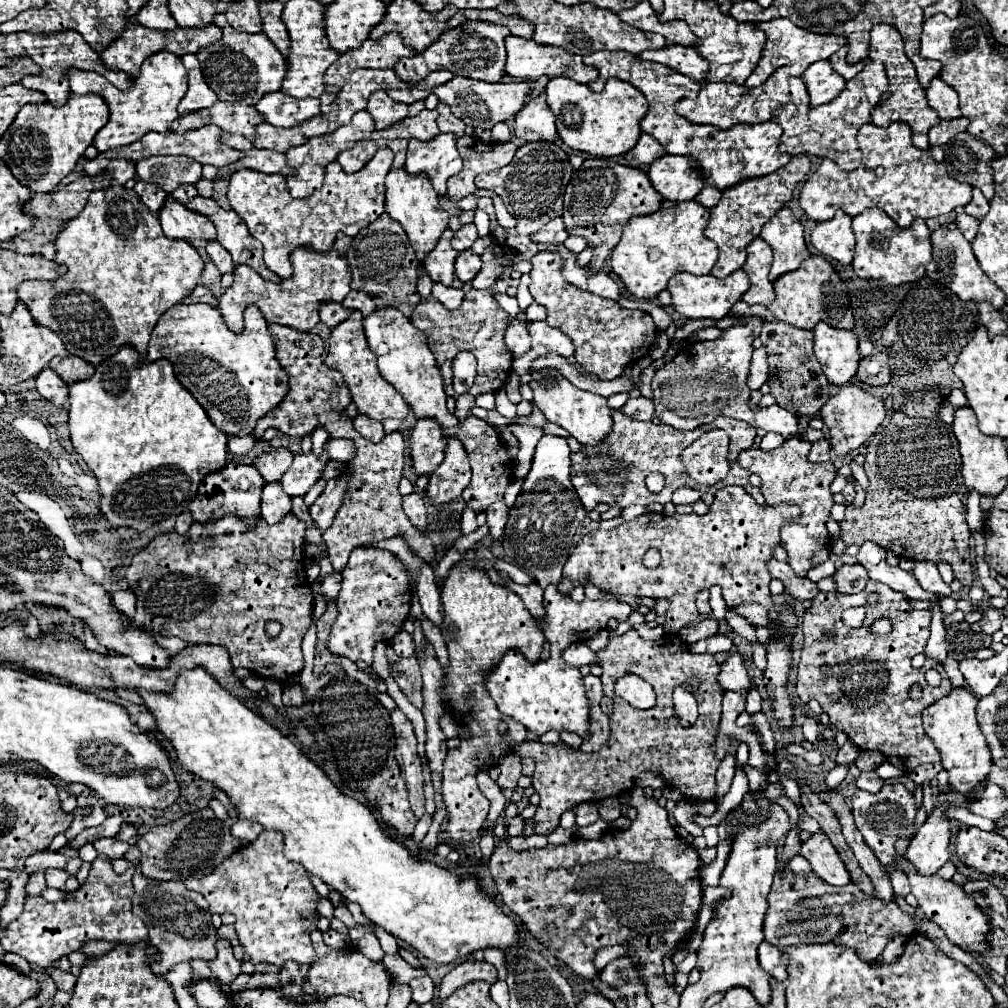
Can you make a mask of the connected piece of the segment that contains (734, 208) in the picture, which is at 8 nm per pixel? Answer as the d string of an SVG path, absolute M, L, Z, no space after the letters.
M797 155L791 157L791 161L777 169L775 173L763 175L763 177L753 177L753 179L743 179L733 187L727 187L719 199L719 203L711 209L711 219L709 225L705 227L705 237L717 243L719 247L719 259L713 267L715 277L727 277L729 273L737 271L745 263L745 247L755 239L761 231L761 227L767 223L769 217L777 213L789 199L799 181L805 181L805 177L811 171L811 161L807 155Z

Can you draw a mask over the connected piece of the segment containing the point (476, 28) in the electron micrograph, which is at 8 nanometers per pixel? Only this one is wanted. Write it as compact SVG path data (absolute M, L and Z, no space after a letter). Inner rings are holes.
M459 9L459 17L477 19L477 21L465 21L459 27L447 29L425 51L417 53L413 57L403 57L401 61L397 61L397 65L393 69L405 83L419 83L421 79L425 79L427 73L437 71L437 69L449 69L461 77L497 83L505 75L503 39L509 35L509 29L513 35L519 35L525 39L531 39L531 35L533 35L533 25L527 19L521 19L519 15L503 15L497 9ZM495 23L499 23L499 25L495 25ZM501 25L505 25L505 27L501 27Z

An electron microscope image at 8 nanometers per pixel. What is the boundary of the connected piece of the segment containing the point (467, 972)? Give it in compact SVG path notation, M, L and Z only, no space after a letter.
M463 961L461 965L453 967L441 981L439 985L439 997L435 999L437 1005L441 1005L453 991L457 991L459 987L471 983L471 981L487 981L487 983L495 983L497 981L497 971L493 965L489 965L487 961Z

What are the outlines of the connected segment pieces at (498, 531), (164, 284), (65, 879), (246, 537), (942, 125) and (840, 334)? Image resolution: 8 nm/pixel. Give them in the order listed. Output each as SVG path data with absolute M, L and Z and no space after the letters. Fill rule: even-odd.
M501 499L495 505L491 505L485 513L487 513L487 525L489 525L489 531L491 531L491 537L495 537L495 539L501 537L503 535L503 529L505 529L505 523L507 523L509 507Z
M111 185L107 189L93 191L85 209L77 217L65 221L53 243L57 247L55 261L63 263L67 273L55 281L23 281L17 287L17 295L29 307L39 325L53 329L63 339L71 355L77 355L91 365L101 363L105 357L113 355L117 347L127 343L145 357L149 335L157 319L191 293L199 283L203 269L203 259L197 249L185 239L165 237L157 213L151 213L145 203L137 199L137 193L133 189L125 189L125 185Z
M47 869L45 877L47 877L47 887L55 887L61 891L79 889L79 881L75 879L75 875L69 875L65 869Z
M287 513L285 519L275 525L269 525L259 517L255 529L247 527L247 521L241 517L225 515L217 521L193 523L187 535L173 531L155 537L127 567L125 579L137 595L133 623L147 625L163 637L179 637L191 645L223 645L229 649L235 669L247 667L259 677L287 681L303 669L301 639L309 629L313 615L313 593L303 563L305 531L305 521L297 519L293 513ZM267 621L277 621L281 625L281 633L275 639L271 639L265 631Z
M967 117L941 119L937 125L931 127L931 131L929 131L929 143L931 145L945 145L957 131L965 131L967 125L969 125Z
M817 323L815 329L815 357L821 363L823 373L829 383L845 385L849 383L859 365L857 337L853 331L835 329L827 323Z

